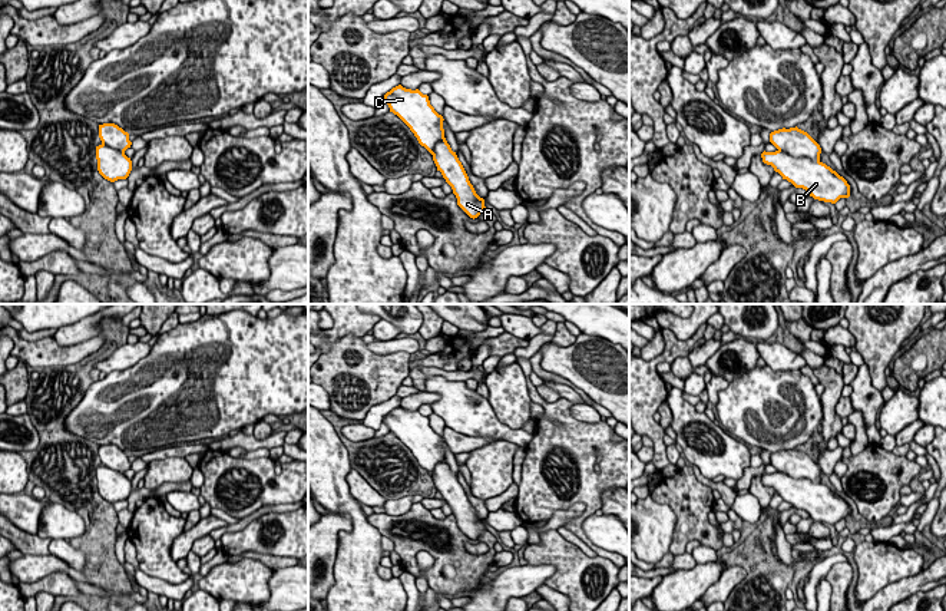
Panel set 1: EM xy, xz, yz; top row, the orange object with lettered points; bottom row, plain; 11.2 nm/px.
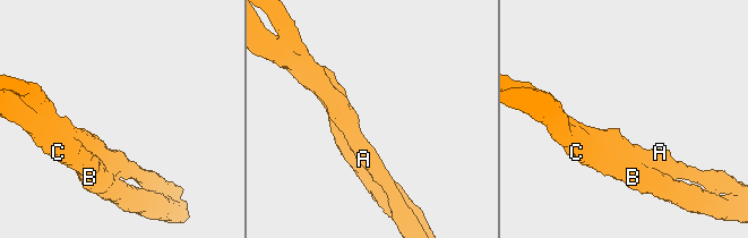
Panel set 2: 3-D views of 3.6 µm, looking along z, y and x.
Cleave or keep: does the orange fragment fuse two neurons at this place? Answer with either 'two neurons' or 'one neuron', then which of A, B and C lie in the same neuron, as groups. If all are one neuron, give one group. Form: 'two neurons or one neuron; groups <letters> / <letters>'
one neuron; groups A B C

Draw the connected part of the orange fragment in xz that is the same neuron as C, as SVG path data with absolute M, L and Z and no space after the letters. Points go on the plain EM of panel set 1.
M398 406L384 416L383 423L433 476L437 492L441 493L457 519L457 526L470 539L477 539L486 531L484 521L476 515L462 483L447 465L443 450L444 440L430 426L429 417L419 410L411 412Z

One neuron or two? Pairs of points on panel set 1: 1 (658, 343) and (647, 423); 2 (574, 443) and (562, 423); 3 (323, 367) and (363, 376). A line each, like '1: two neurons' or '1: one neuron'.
1: two neurons
2: one neuron
3: one neuron

